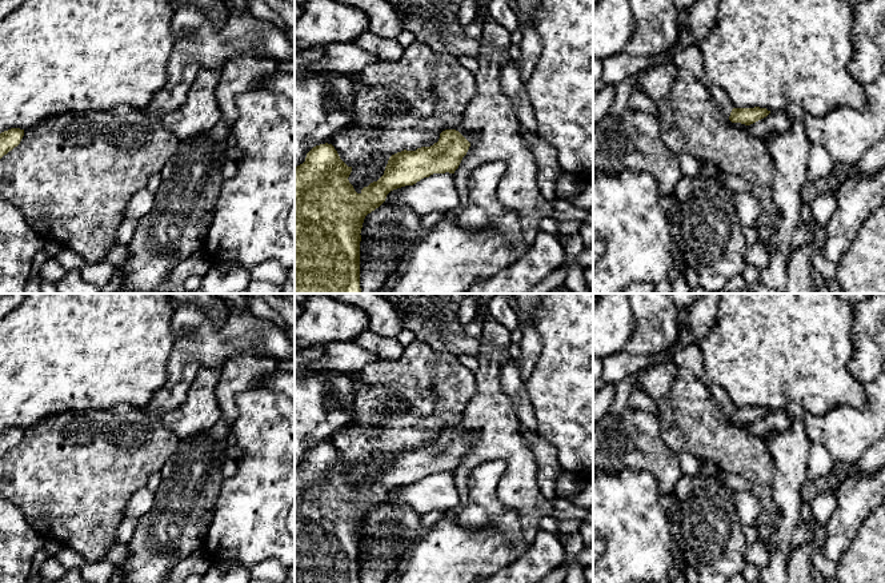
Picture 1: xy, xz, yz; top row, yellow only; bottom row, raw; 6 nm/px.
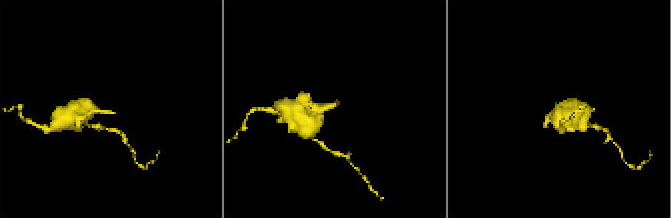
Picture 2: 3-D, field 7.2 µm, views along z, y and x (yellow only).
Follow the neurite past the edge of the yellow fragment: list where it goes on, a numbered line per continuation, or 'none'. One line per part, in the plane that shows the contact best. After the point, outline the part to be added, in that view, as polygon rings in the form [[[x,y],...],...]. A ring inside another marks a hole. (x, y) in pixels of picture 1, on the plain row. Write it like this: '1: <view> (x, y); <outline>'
1: xz (471, 436); [[[460,424],[457,430],[469,440],[474,442],[477,439],[477,435],[474,432],[465,431],[464,427]]]

